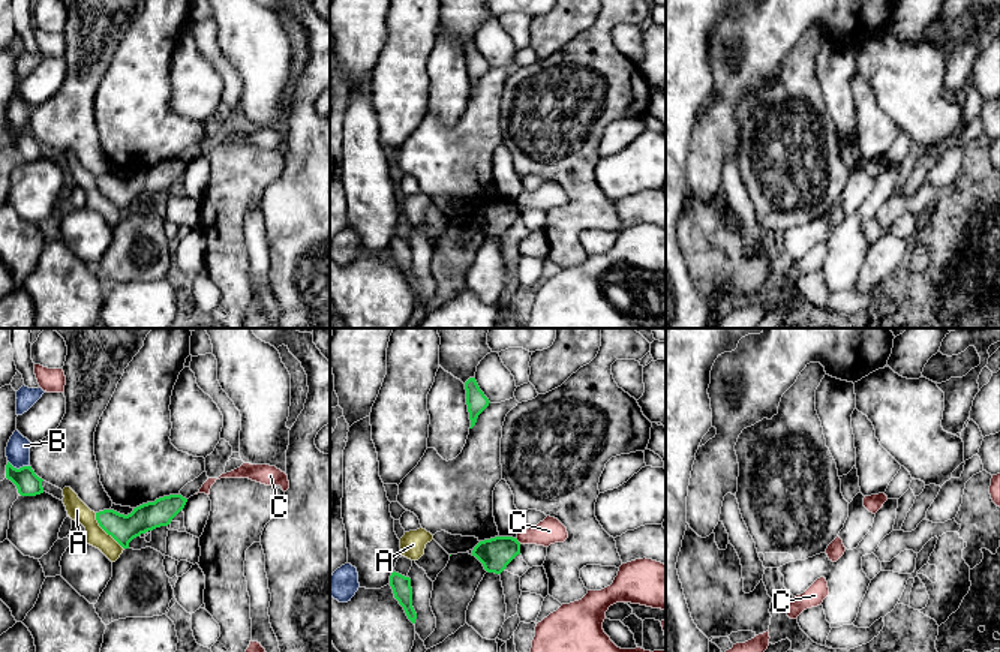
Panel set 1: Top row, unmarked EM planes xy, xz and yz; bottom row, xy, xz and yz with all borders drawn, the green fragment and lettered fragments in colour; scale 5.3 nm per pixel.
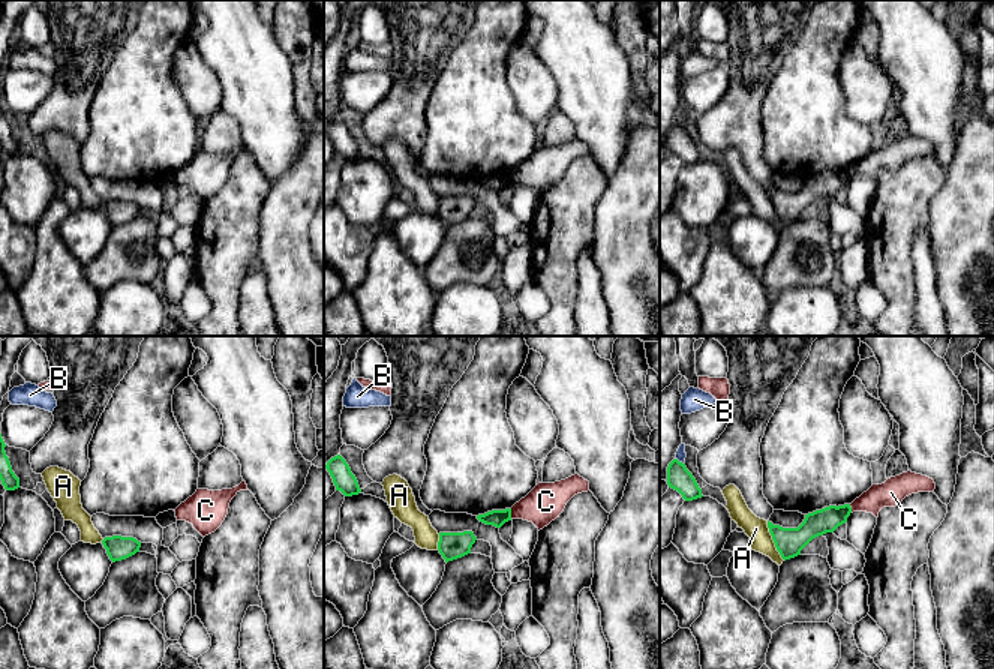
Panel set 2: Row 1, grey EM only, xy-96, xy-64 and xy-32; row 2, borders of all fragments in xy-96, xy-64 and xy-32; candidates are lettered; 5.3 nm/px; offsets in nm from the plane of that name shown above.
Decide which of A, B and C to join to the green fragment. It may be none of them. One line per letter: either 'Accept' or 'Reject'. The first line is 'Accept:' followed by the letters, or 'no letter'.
Accept: no letter
A: Reject
B: Reject
C: Reject

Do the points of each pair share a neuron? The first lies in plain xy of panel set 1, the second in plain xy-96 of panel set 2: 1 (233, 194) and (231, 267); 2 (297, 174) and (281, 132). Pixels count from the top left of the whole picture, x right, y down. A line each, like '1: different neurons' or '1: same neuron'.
1: same neuron
2: different neurons

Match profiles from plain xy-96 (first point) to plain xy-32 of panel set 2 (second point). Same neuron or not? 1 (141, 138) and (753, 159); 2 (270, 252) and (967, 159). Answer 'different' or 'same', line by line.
1: different
2: same

